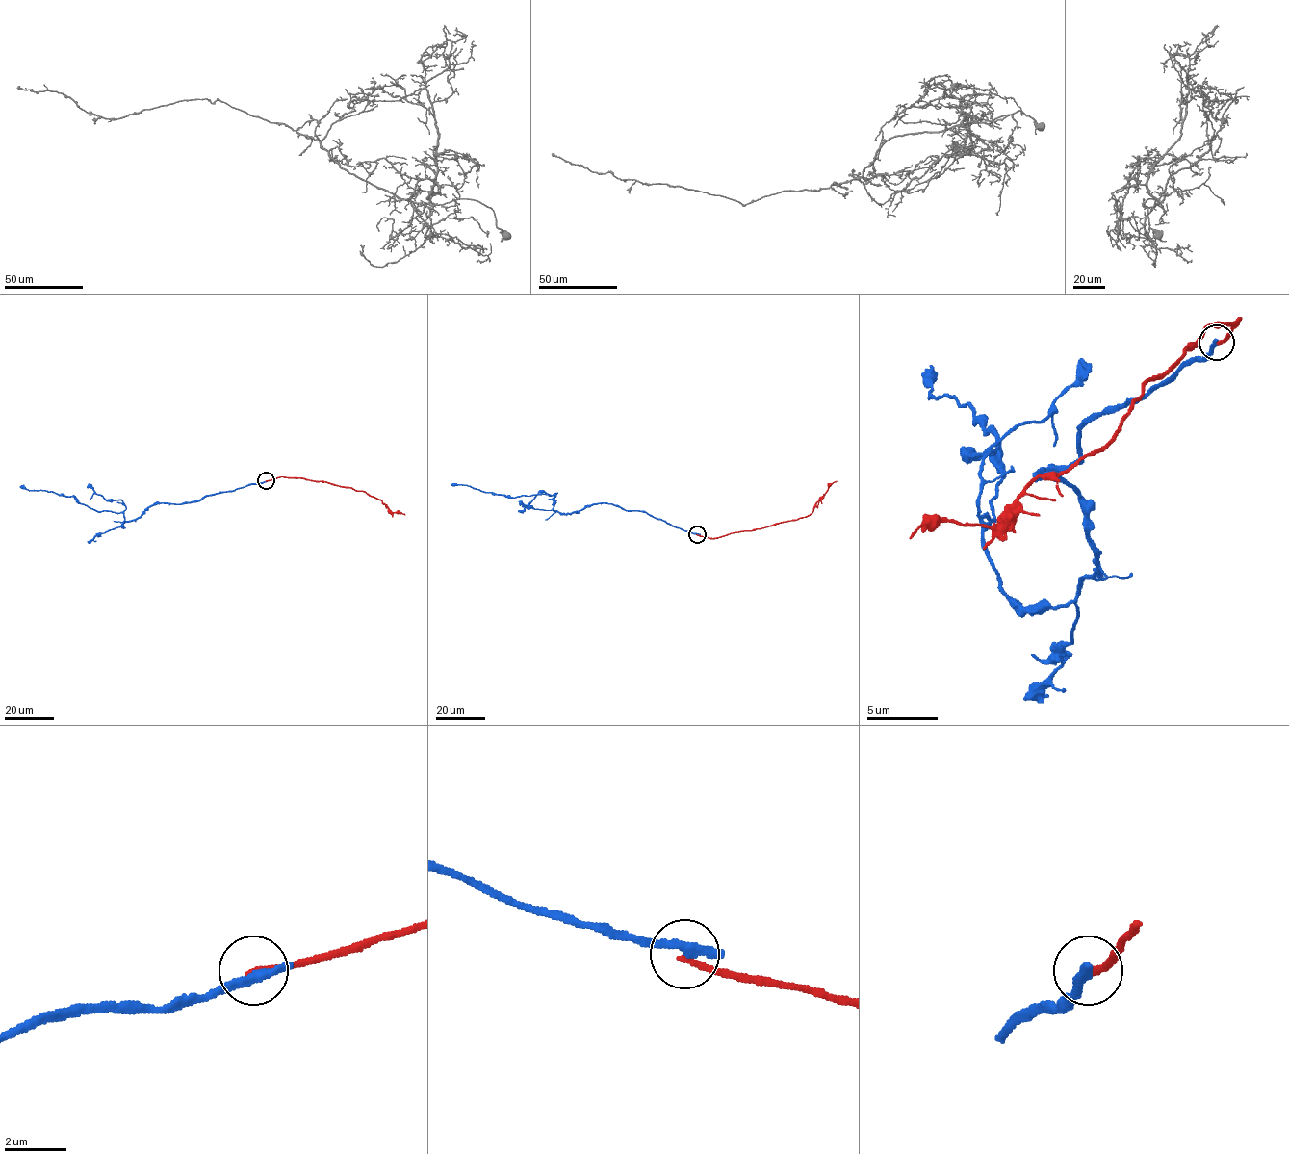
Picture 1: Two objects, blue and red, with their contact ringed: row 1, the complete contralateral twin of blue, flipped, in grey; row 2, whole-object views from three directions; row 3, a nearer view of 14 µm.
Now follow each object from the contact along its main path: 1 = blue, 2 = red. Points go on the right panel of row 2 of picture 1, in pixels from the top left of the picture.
1: (1217, 345), (1041, 472), (1079, 497), (1096, 567), (1062, 606), (1001, 588), (998, 440), (935, 372)
2: (1217, 341), (1238, 320), (1203, 330), (1100, 447), (1044, 472), (994, 525), (938, 521), (910, 539)

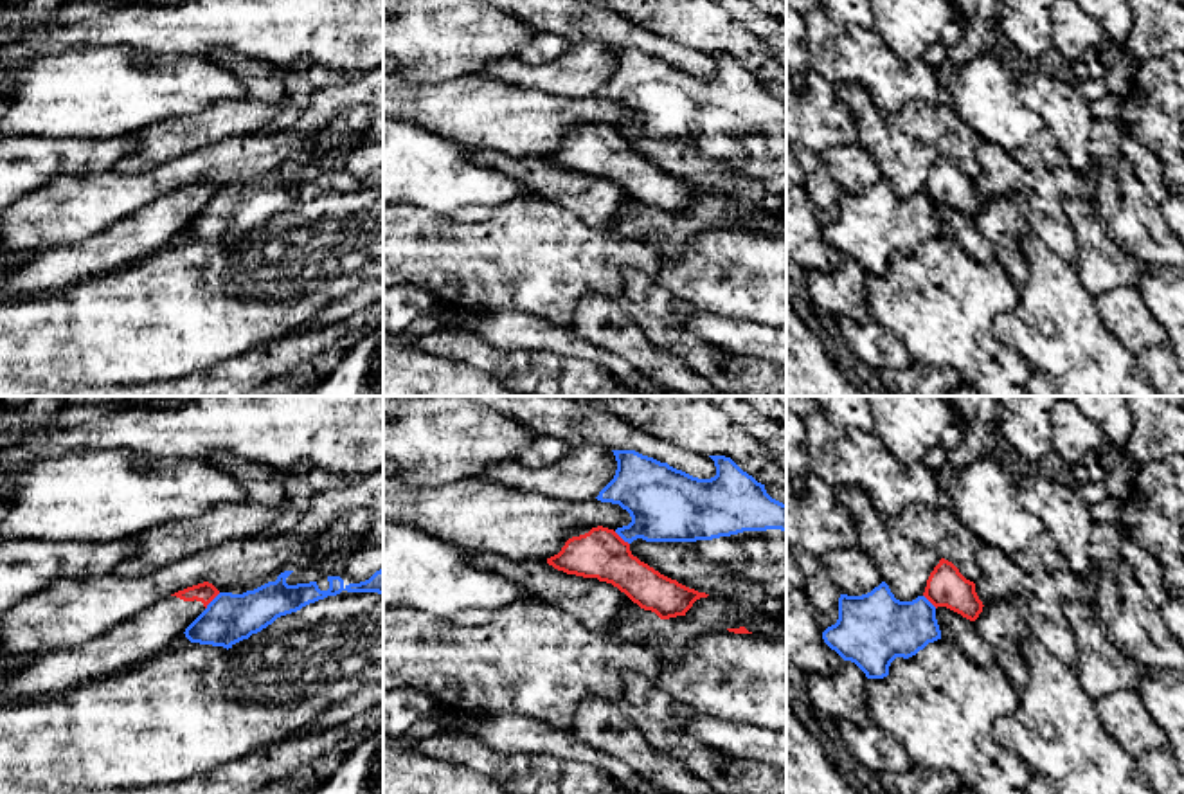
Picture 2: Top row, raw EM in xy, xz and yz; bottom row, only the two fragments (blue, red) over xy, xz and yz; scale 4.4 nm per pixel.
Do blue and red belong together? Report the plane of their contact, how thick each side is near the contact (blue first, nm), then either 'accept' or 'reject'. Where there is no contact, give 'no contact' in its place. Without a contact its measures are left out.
contact in xy; calibres 220 and 90 nm; reject

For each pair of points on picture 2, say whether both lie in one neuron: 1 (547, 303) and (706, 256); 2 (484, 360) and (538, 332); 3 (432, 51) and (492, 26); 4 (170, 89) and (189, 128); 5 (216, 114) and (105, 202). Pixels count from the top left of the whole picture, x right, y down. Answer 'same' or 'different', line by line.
1: different
2: different
3: same
4: different
5: different

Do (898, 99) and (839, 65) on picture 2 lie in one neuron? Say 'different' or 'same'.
same

